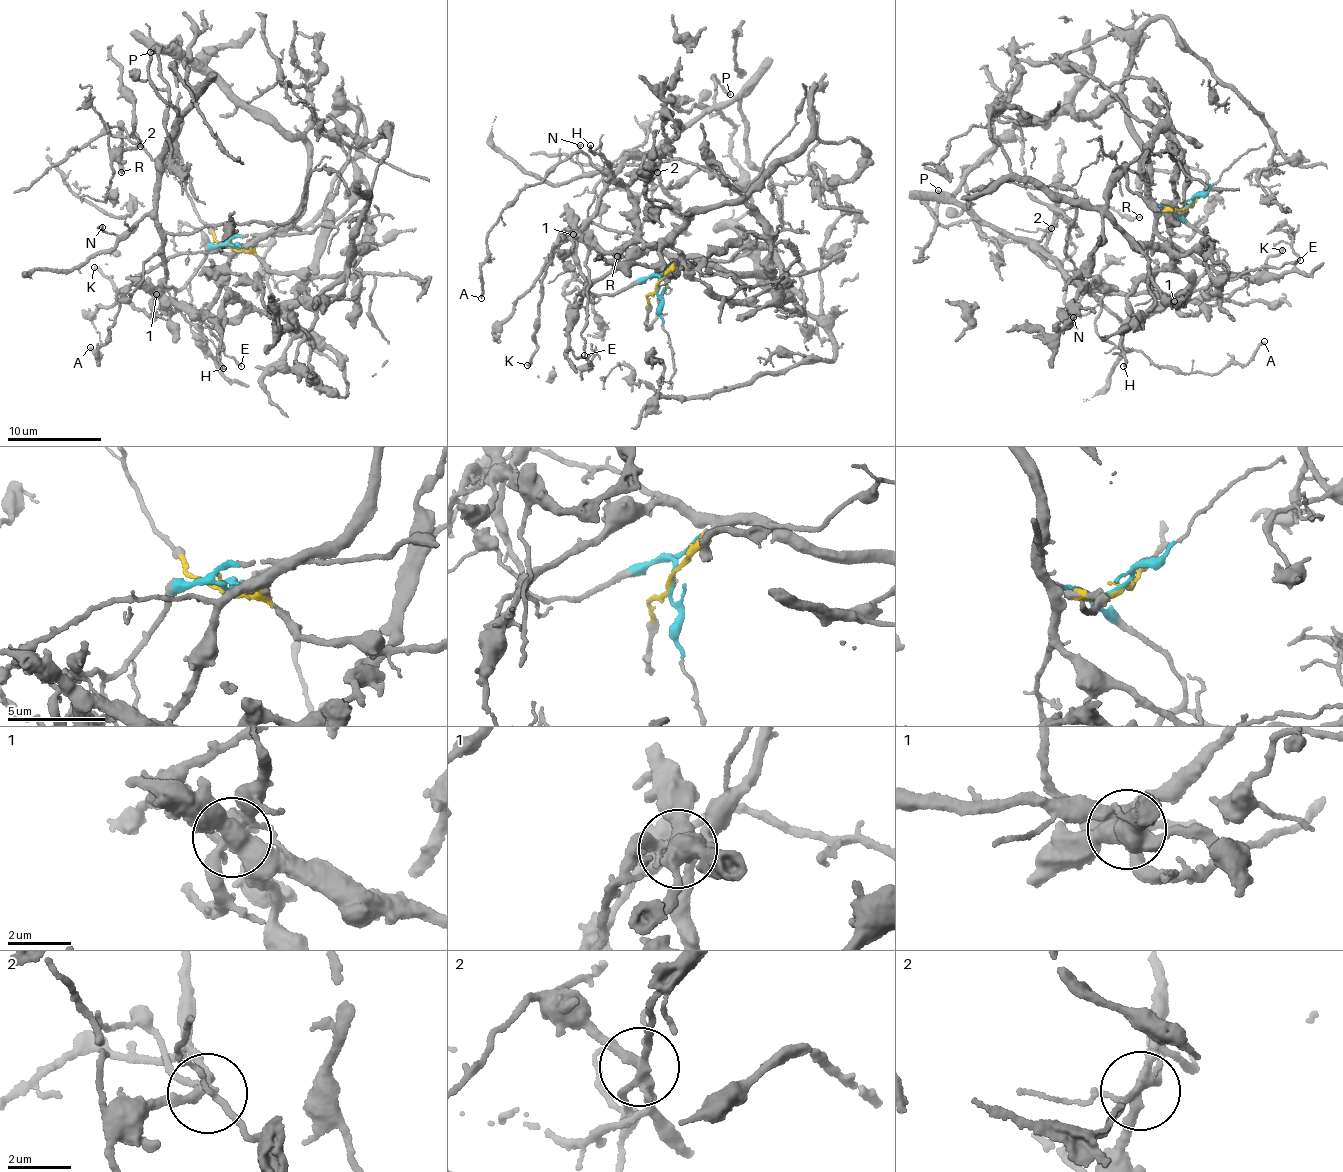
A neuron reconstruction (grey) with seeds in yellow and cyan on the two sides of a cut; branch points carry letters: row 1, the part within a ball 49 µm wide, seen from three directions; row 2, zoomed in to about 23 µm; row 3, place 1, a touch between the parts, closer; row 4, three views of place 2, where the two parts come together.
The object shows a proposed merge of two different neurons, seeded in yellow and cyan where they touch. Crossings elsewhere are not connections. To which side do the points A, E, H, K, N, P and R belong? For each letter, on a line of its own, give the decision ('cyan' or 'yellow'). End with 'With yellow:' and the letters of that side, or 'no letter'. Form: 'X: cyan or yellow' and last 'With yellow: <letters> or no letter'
A: cyan
E: yellow
H: yellow
K: cyan
N: cyan
P: cyan
R: cyan
With yellow: E, H

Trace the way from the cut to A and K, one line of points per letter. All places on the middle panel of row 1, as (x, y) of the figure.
A: (658, 289), (654, 275), (608, 295), (586, 287), (580, 231), (607, 178), (581, 151), (499, 214), (482, 298)
K: (658, 289), (654, 275), (608, 295), (592, 292), (575, 235), (560, 235), (547, 265), (528, 365)

